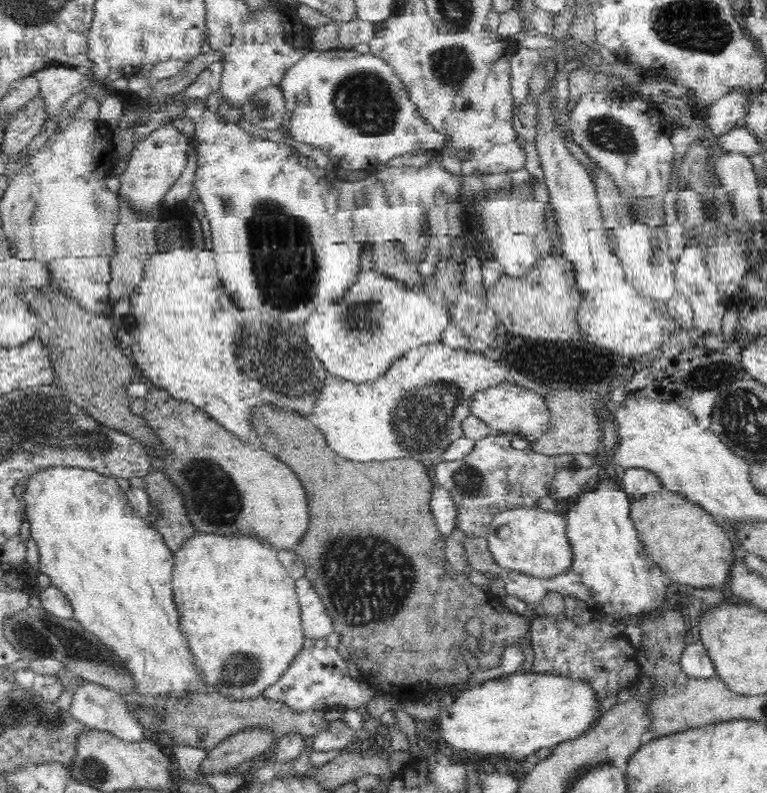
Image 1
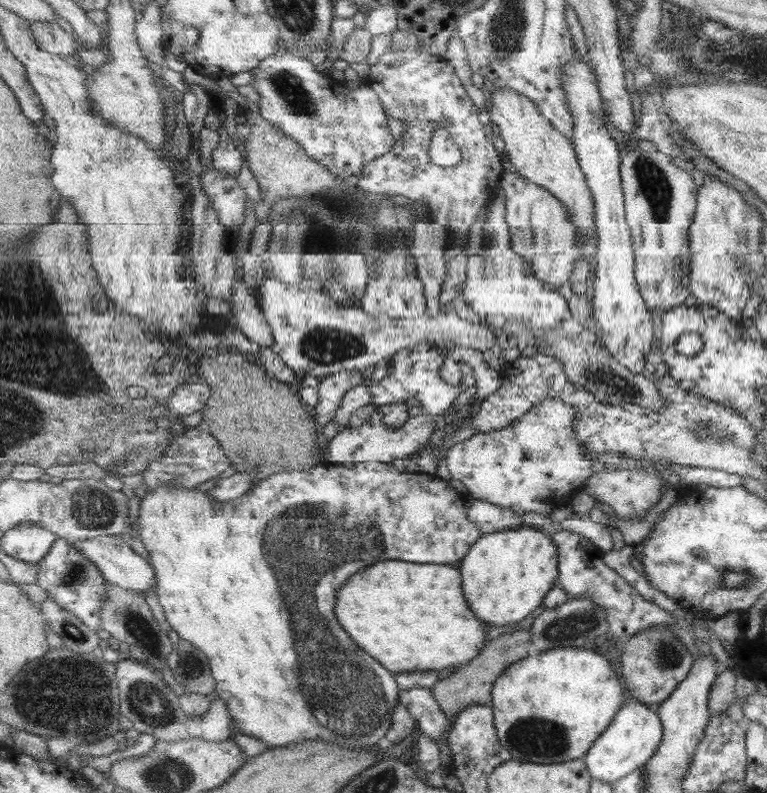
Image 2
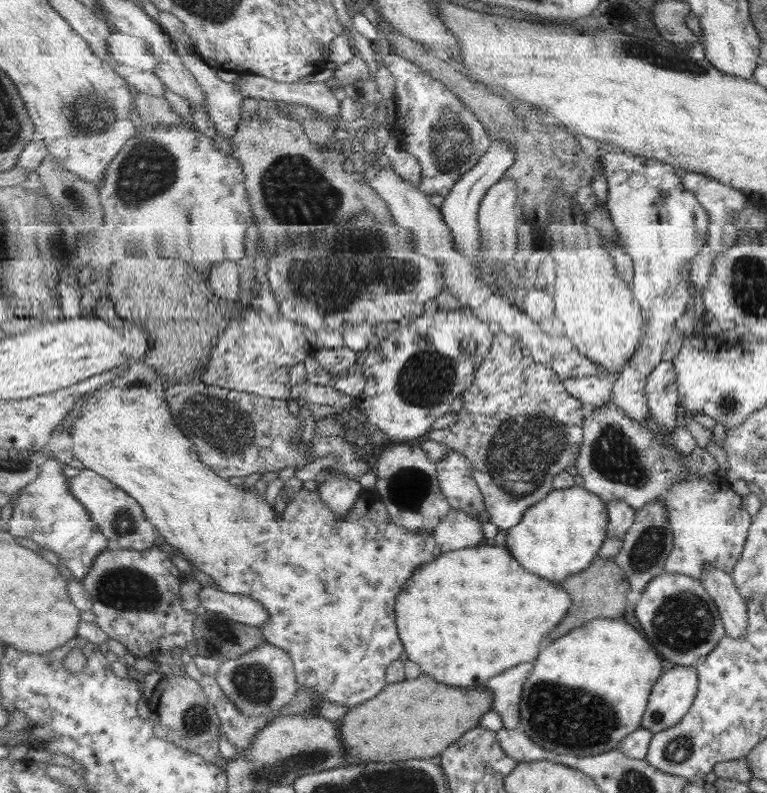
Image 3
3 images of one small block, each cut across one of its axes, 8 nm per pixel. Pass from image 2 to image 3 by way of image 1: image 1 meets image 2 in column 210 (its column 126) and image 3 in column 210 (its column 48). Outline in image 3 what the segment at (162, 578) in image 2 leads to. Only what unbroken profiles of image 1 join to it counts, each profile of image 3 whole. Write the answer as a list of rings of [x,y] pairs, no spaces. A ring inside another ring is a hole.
[[[133,362],[133,364],[131,364],[130,367],[121,376],[113,380],[113,382],[104,384],[101,388],[95,390],[93,392],[93,395],[88,397],[84,402],[80,414],[74,421],[74,429],[72,429],[68,438],[73,443],[72,449],[75,458],[80,460],[86,468],[101,473],[101,476],[105,476],[105,478],[113,481],[113,484],[120,486],[121,488],[125,489],[131,496],[133,496],[133,498],[135,498],[135,500],[137,500],[137,502],[139,502],[139,504],[144,508],[145,517],[148,517],[149,523],[152,523],[153,525],[157,526],[157,529],[159,529],[159,533],[161,533],[161,536],[163,536],[163,539],[165,540],[166,544],[173,547],[173,549],[179,551],[179,553],[181,553],[181,556],[183,556],[188,562],[191,562],[197,569],[200,569],[201,572],[204,572],[209,577],[211,577],[211,579],[213,579],[214,583],[217,585],[218,590],[229,592],[232,594],[243,594],[245,596],[252,596],[253,598],[256,598],[261,604],[264,604],[265,608],[268,608],[270,617],[265,624],[262,624],[260,626],[261,632],[263,633],[263,638],[268,644],[273,644],[279,648],[283,648],[293,658],[293,663],[296,667],[297,682],[299,684],[302,684],[303,686],[308,686],[308,688],[314,688],[314,692],[316,692],[316,696],[318,696],[319,702],[328,701],[334,702],[335,704],[340,704],[341,706],[356,707],[357,705],[367,702],[367,700],[375,698],[375,696],[379,695],[380,692],[383,691],[389,683],[388,668],[393,663],[396,663],[397,660],[404,659],[405,655],[404,641],[401,640],[400,629],[398,628],[396,623],[396,602],[398,596],[401,594],[401,592],[403,592],[403,590],[405,590],[405,588],[408,587],[409,580],[411,580],[412,576],[416,574],[415,571],[419,567],[424,566],[424,564],[427,563],[432,563],[433,561],[437,560],[437,558],[439,558],[439,556],[441,556],[442,554],[439,546],[437,546],[436,538],[435,536],[433,536],[433,533],[425,534],[425,536],[419,534],[408,534],[408,532],[405,532],[405,528],[403,525],[393,524],[392,516],[391,514],[389,514],[389,509],[385,506],[385,503],[380,499],[380,496],[378,495],[377,491],[363,491],[363,494],[358,498],[358,501],[355,503],[356,507],[353,507],[351,509],[351,514],[349,514],[349,516],[341,517],[339,516],[339,514],[333,512],[333,509],[329,508],[329,505],[325,504],[325,501],[321,498],[321,495],[317,490],[309,491],[303,488],[299,492],[296,492],[294,494],[294,497],[288,502],[283,513],[279,514],[279,512],[275,510],[274,505],[271,505],[269,504],[269,502],[265,501],[265,495],[264,493],[260,493],[260,489],[258,486],[246,489],[245,487],[243,487],[243,485],[230,484],[225,477],[222,477],[220,474],[217,474],[217,472],[215,472],[208,464],[205,464],[204,461],[200,459],[198,446],[180,429],[180,425],[178,425],[173,418],[171,408],[166,404],[166,400],[164,399],[164,392],[166,390],[166,379],[162,376],[159,369],[153,368],[152,365],[147,365],[145,362]]]

